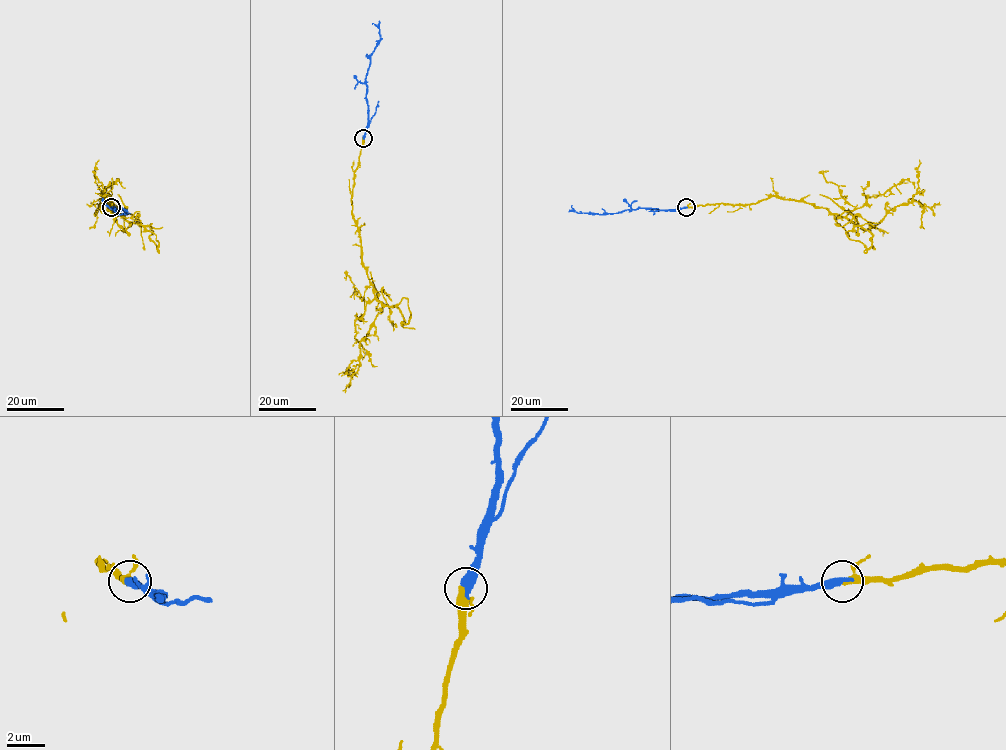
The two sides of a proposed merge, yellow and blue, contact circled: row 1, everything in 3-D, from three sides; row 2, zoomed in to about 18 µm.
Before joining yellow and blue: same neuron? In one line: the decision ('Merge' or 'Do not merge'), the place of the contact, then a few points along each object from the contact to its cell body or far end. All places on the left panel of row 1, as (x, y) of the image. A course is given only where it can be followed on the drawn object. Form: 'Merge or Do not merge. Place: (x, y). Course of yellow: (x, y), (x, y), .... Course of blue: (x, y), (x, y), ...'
Merge. Place: (111, 207). Course of yellow: (111, 207), (99, 204), (105, 195), (130, 223), (124, 230), (96, 182), (99, 160). Course of blue: (111, 207), (119, 215), (128, 212), (120, 205)

